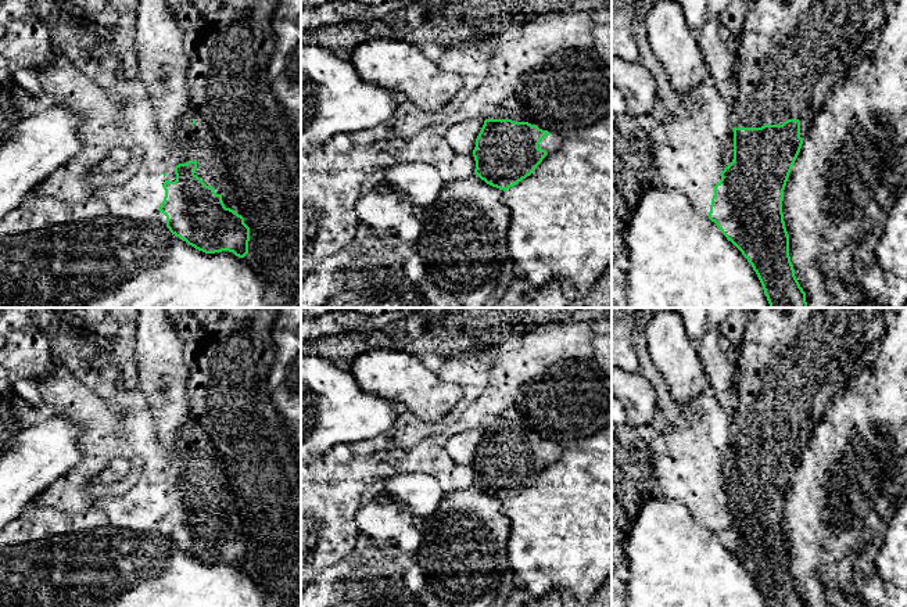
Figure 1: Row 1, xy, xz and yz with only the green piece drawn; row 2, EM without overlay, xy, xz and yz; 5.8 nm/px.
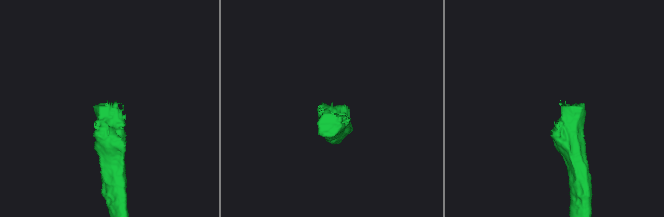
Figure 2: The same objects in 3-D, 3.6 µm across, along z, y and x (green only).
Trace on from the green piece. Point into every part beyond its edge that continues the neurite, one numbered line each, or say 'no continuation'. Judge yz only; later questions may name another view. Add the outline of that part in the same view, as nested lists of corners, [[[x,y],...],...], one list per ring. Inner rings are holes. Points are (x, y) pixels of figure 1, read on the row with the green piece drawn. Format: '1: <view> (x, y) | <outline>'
1: yz (792, 53) | [[[746,0],[746,18],[741,32],[738,61],[739,61],[739,82],[736,101],[729,109],[729,123],[732,127],[761,127],[764,125],[782,125],[788,119],[800,121],[800,137],[804,140],[809,133],[809,126],[815,114],[822,108],[824,101],[838,85],[838,80],[845,76],[845,64],[856,54],[857,47],[870,36],[878,35],[879,28],[886,19],[886,15],[893,8],[897,0]]]

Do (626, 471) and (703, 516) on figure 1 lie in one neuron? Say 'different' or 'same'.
different

